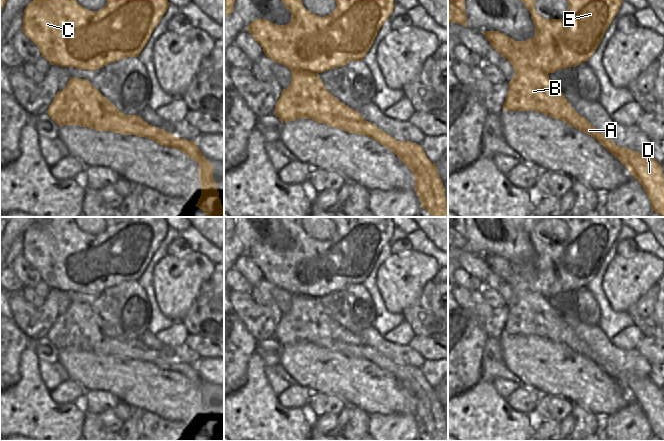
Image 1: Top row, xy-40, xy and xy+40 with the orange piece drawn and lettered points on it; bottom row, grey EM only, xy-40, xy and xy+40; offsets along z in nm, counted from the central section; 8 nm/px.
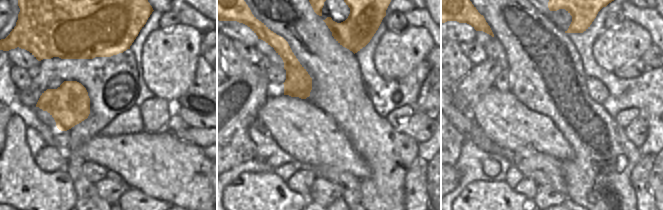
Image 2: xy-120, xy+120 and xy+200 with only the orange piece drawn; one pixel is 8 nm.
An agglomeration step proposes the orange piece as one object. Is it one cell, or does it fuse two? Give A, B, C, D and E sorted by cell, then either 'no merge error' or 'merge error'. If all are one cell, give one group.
groups A B D / C E; merge error

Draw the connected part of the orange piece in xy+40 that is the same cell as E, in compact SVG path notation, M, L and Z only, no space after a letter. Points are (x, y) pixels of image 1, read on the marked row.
M537 0L521 1L531 14L535 36L526 41L516 41L498 31L485 31L485 38L503 57L506 53L520 51L532 67L547 74L585 63L599 46L623 2L623 0L567 0L569 4L567 14L562 19L546 19L535 10Z

